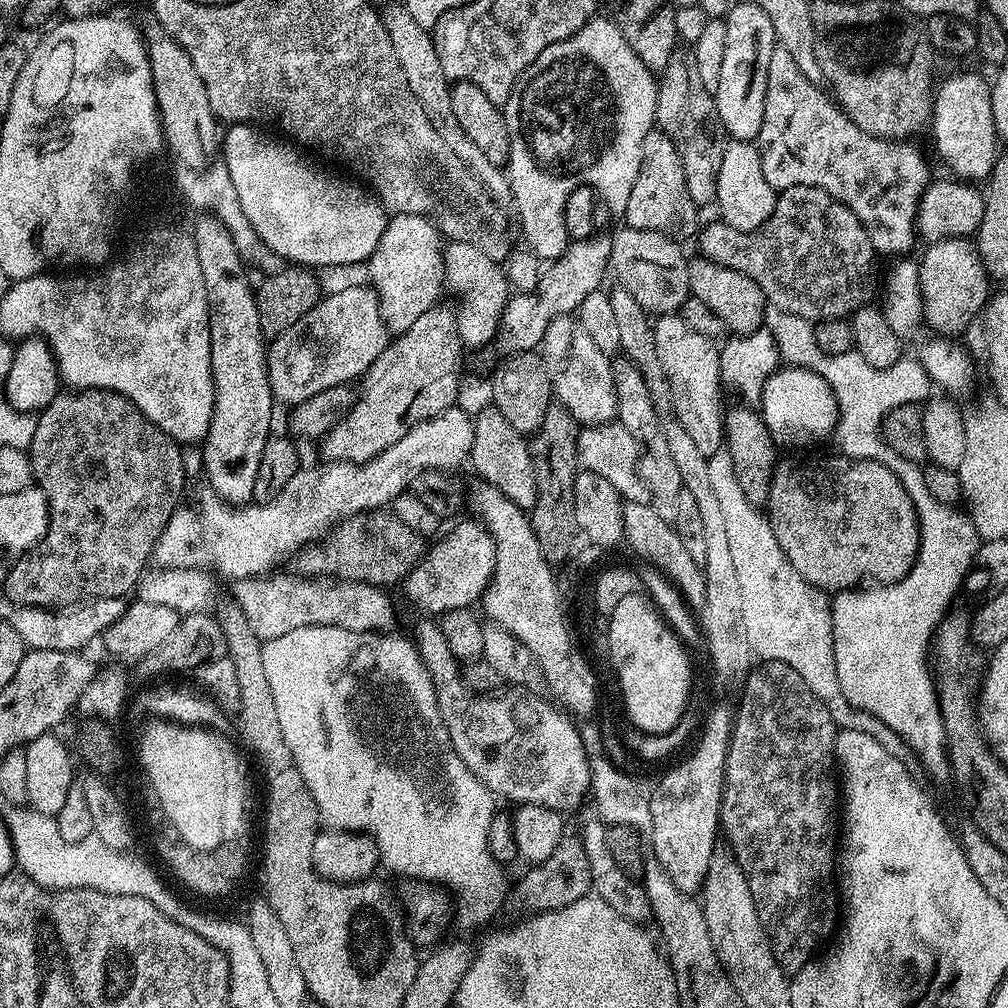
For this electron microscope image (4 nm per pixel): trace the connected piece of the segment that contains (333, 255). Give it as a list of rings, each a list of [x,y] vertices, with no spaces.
[[[234,124],[222,136],[223,167],[228,170],[228,179],[238,194],[238,202],[242,202],[246,218],[250,218],[250,226],[254,226],[262,242],[266,242],[266,246],[270,246],[270,250],[274,250],[281,261],[307,266],[312,270],[343,264],[363,264],[371,260],[390,223],[389,213],[379,199],[359,183],[351,184],[340,176],[331,176],[315,168],[295,143],[275,140],[263,131],[265,129],[260,126]]]

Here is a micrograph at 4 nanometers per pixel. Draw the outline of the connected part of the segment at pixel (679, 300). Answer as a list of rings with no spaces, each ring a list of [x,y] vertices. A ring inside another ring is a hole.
[[[620,226],[617,232],[612,236],[612,255],[610,257],[610,268],[616,276],[619,285],[634,297],[634,302],[642,306],[644,311],[649,314],[655,314],[657,317],[669,314],[679,313],[680,308],[688,301],[692,295],[690,290],[690,270],[688,269],[689,253],[686,254],[679,248],[677,241],[673,237],[655,232],[654,230],[638,230]]]

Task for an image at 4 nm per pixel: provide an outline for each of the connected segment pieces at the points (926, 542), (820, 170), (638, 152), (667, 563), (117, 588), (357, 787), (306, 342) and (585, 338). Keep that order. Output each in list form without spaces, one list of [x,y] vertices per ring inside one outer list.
[[[769,307],[764,313],[764,327],[770,330],[770,334],[774,338],[776,343],[776,349],[780,355],[781,361],[785,365],[794,368],[805,368],[810,370],[814,374],[818,374],[824,379],[830,386],[830,390],[834,390],[834,398],[838,402],[838,410],[840,411],[840,419],[836,422],[836,431],[834,433],[834,441],[841,453],[847,456],[850,460],[876,460],[880,464],[885,464],[895,476],[900,479],[902,486],[906,490],[906,494],[910,494],[910,498],[914,502],[916,507],[916,513],[920,515],[920,553],[918,558],[914,562],[914,566],[910,570],[910,574],[906,578],[902,578],[898,582],[893,584],[882,584],[879,586],[868,586],[863,590],[849,590],[847,592],[837,592],[831,597],[832,602],[832,633],[834,634],[834,660],[836,666],[836,673],[838,674],[838,686],[842,688],[842,694],[849,702],[852,703],[852,707],[860,708],[864,712],[869,712],[886,724],[890,726],[890,730],[894,730],[894,734],[898,734],[902,739],[909,744],[912,748],[912,753],[920,760],[921,769],[926,773],[929,772],[936,780],[948,780],[950,776],[950,765],[948,763],[948,746],[944,739],[944,723],[942,722],[942,714],[940,713],[940,700],[936,697],[936,681],[934,679],[933,669],[930,667],[930,649],[934,644],[934,637],[936,635],[936,628],[945,616],[948,615],[950,609],[953,607],[952,599],[956,596],[956,591],[961,591],[964,588],[964,577],[968,575],[970,569],[973,567],[976,555],[980,553],[980,546],[982,543],[981,533],[976,532],[976,528],[973,517],[965,514],[963,516],[959,511],[959,507],[943,504],[938,502],[930,494],[930,490],[926,490],[926,478],[924,477],[924,468],[921,467],[917,461],[903,460],[898,454],[894,454],[894,450],[888,448],[888,443],[884,440],[883,427],[886,414],[890,414],[890,410],[894,410],[898,406],[903,404],[920,404],[921,402],[929,399],[930,393],[933,391],[934,385],[932,380],[926,374],[926,370],[920,365],[919,360],[915,358],[905,358],[894,362],[894,366],[886,366],[885,368],[875,368],[870,366],[870,362],[866,362],[866,358],[862,358],[862,354],[855,350],[847,352],[846,354],[826,354],[822,350],[818,350],[818,342],[816,341],[816,329],[813,321],[806,318],[798,318],[798,314],[786,314],[786,310],[778,310],[774,307]]]
[[[779,46],[770,54],[770,67],[766,69],[766,110],[758,144],[762,149],[762,174],[766,174],[766,182],[770,182],[772,188],[814,186],[826,190],[859,218],[873,248],[881,257],[903,257],[918,244],[916,218],[920,211],[920,198],[930,183],[927,158],[912,142],[883,140],[866,134],[866,130],[858,127],[817,81],[802,74],[798,62],[790,58],[790,50]]]
[[[597,14],[582,26],[570,38],[558,42],[554,46],[546,46],[538,58],[530,65],[524,75],[516,81],[516,88],[508,103],[503,105],[504,121],[510,130],[510,154],[506,165],[506,175],[510,189],[510,197],[516,203],[516,212],[520,215],[520,228],[524,231],[527,247],[535,252],[541,261],[551,262],[559,260],[560,256],[567,251],[569,246],[568,235],[566,234],[566,198],[578,190],[578,186],[590,184],[593,188],[624,188],[624,192],[634,190],[634,182],[638,182],[638,170],[642,166],[642,142],[646,142],[646,134],[653,131],[656,124],[656,86],[658,80],[652,71],[642,63],[642,58],[634,54],[634,50],[628,44],[626,33],[616,25],[615,19],[608,20],[603,14]]]
[[[628,502],[624,505],[624,538],[627,544],[627,547],[632,547],[638,555],[641,556],[640,560],[645,564],[652,564],[653,567],[657,568],[660,572],[664,573],[665,576],[675,584],[677,590],[681,593],[684,599],[689,605],[700,606],[703,605],[704,599],[706,598],[706,582],[704,581],[704,569],[702,567],[701,561],[695,560],[690,554],[690,550],[686,550],[686,546],[682,546],[682,538],[678,538],[675,527],[669,521],[664,520],[661,516],[652,509],[651,504],[643,504],[642,502]]]
[[[85,388],[83,390],[64,390],[53,398],[49,405],[38,412],[35,417],[36,429],[34,438],[30,445],[32,458],[32,478],[35,487],[41,488],[48,496],[48,529],[46,534],[33,548],[19,557],[15,565],[9,567],[8,577],[2,582],[3,595],[11,600],[13,604],[25,604],[35,608],[50,608],[53,610],[64,610],[69,606],[79,605],[81,602],[97,600],[98,598],[121,598],[127,597],[127,592],[139,585],[145,575],[148,560],[153,559],[156,543],[162,534],[162,530],[170,522],[177,508],[181,507],[180,495],[184,492],[184,456],[181,445],[177,444],[171,436],[167,436],[162,429],[154,426],[134,406],[134,402],[127,400],[122,394],[101,388]]]
[[[302,626],[302,630],[290,630],[282,638],[263,641],[262,662],[266,669],[266,679],[270,681],[270,690],[274,693],[274,706],[278,706],[278,723],[282,726],[282,738],[294,754],[294,762],[314,798],[320,811],[320,823],[325,829],[333,828],[339,832],[359,832],[370,834],[380,851],[380,864],[400,876],[412,880],[423,880],[429,884],[443,886],[454,894],[454,912],[464,924],[484,924],[500,907],[505,906],[510,892],[510,880],[504,877],[505,869],[490,852],[488,835],[490,822],[498,811],[494,794],[478,777],[458,758],[452,745],[450,734],[440,717],[438,702],[430,674],[418,654],[411,639],[403,640],[396,634],[382,632],[355,632],[342,630],[338,626]]]
[[[353,286],[338,294],[321,295],[320,300],[294,326],[267,345],[268,381],[273,397],[287,406],[330,390],[330,386],[352,384],[368,371],[374,358],[386,350],[390,333],[384,325],[380,298],[371,286]]]
[[[575,315],[555,316],[544,335],[542,355],[552,383],[555,399],[570,410],[581,426],[610,424],[617,419],[613,361],[590,339],[586,326]]]

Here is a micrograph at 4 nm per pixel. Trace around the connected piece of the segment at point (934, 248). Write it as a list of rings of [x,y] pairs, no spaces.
[[[959,236],[958,238],[946,238],[925,247],[924,257],[919,257],[920,269],[920,296],[924,300],[924,314],[929,325],[937,328],[937,333],[948,338],[959,337],[959,332],[964,332],[972,324],[972,319],[983,313],[989,299],[988,283],[990,277],[984,268],[980,252],[976,249],[971,239]]]

